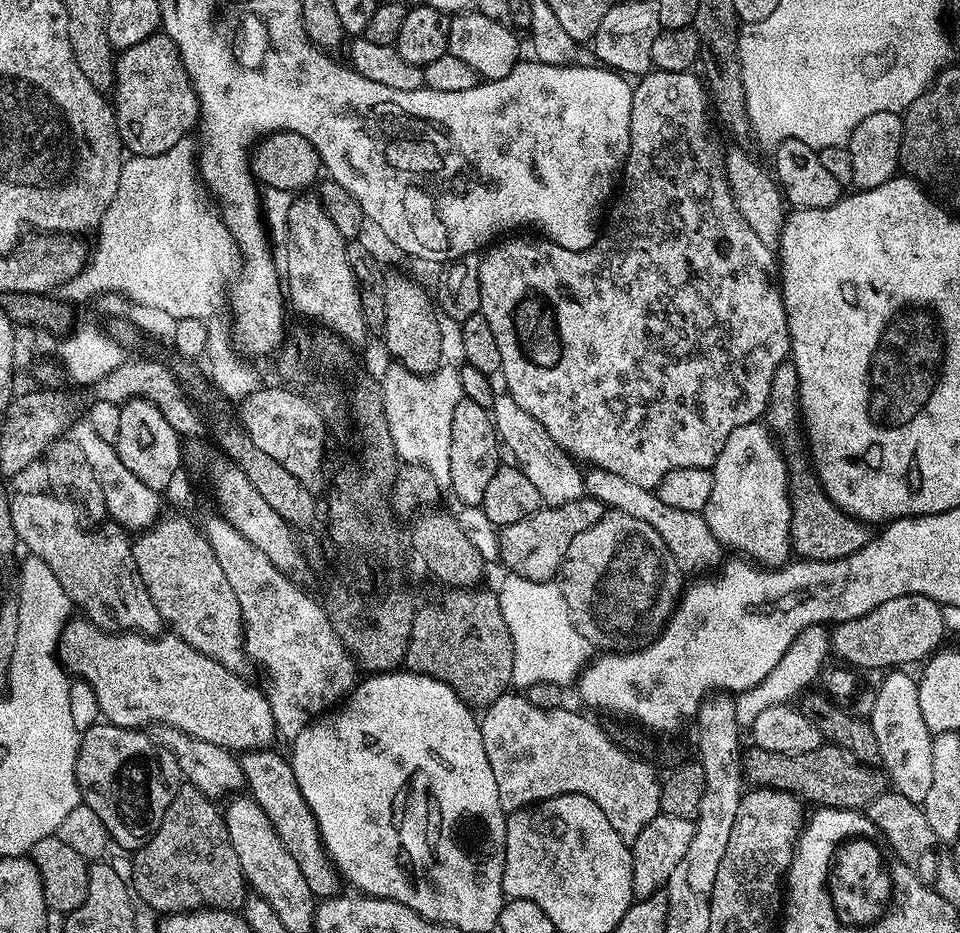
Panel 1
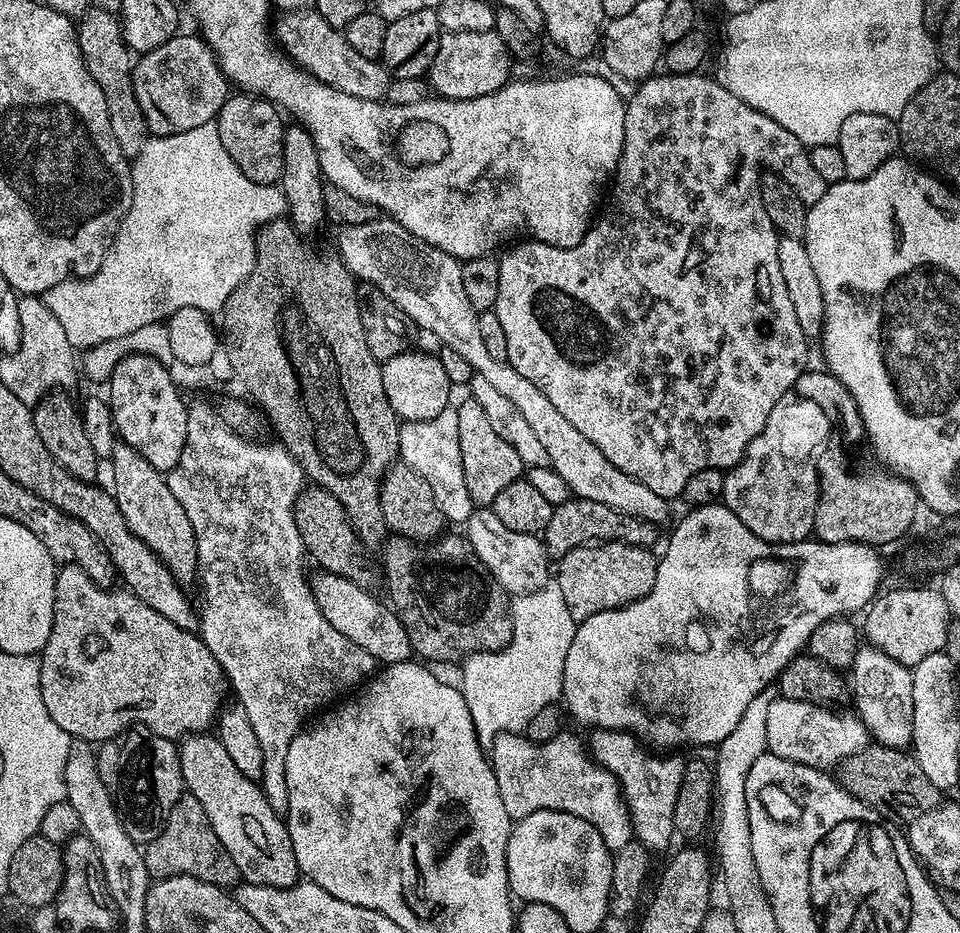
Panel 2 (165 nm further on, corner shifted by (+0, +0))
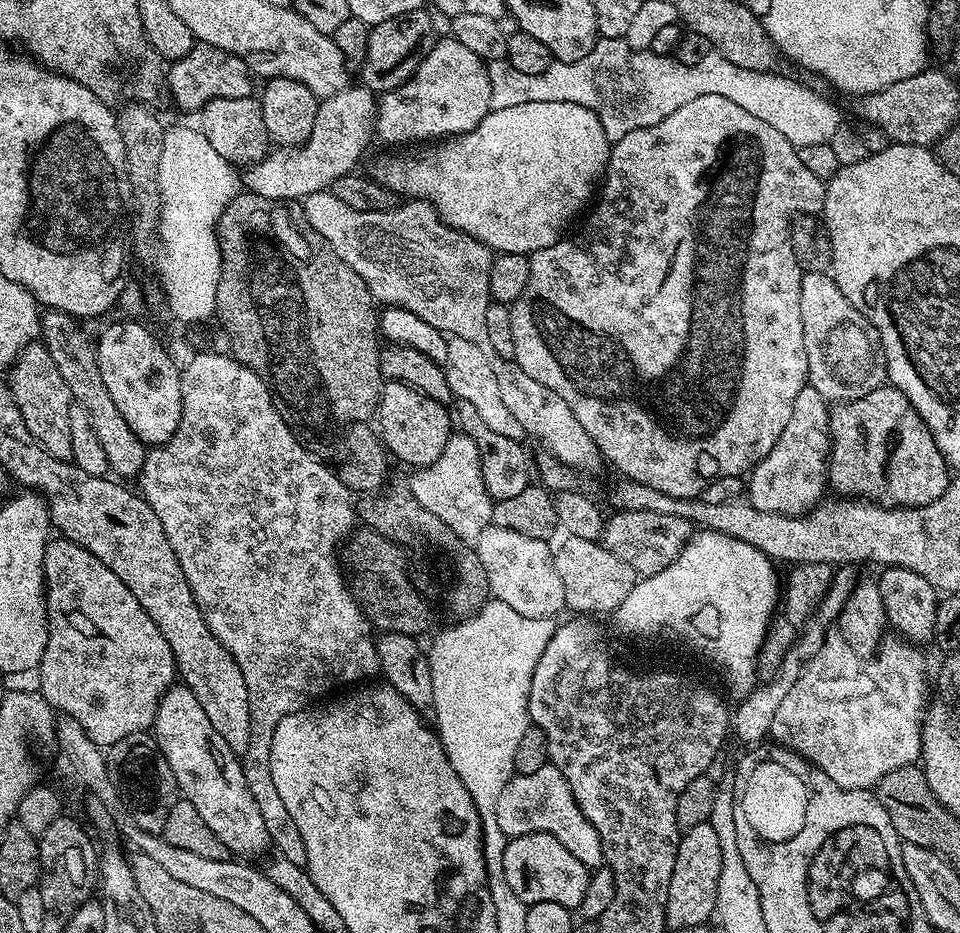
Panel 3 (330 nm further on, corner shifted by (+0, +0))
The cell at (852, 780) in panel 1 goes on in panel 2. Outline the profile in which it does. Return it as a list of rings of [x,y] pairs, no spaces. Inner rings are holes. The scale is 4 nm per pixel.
[[[869,743],[861,752],[850,754],[850,758],[836,765],[834,779],[850,795],[875,812],[881,812],[885,818],[921,816],[942,803],[940,789],[926,778],[913,753],[903,748],[883,748],[881,744]]]

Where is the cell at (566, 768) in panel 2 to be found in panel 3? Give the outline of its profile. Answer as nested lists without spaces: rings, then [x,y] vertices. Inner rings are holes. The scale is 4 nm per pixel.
[[[546,763],[534,774],[514,774],[510,782],[506,782],[506,790],[498,794],[498,826],[502,826],[502,834],[508,837],[522,834],[550,834],[582,862],[589,870],[605,867],[602,854],[602,838],[598,838],[598,830],[582,814],[578,802],[574,802],[574,794],[562,778],[562,770],[558,770],[552,763]]]

